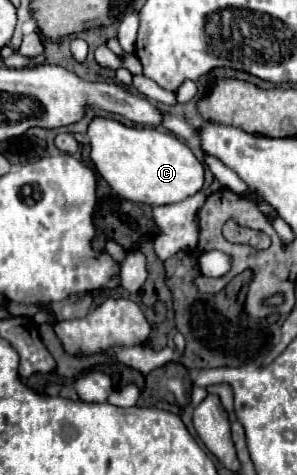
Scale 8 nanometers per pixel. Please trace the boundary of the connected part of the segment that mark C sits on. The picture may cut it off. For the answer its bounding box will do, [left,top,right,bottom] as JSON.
[86,116,204,206]

